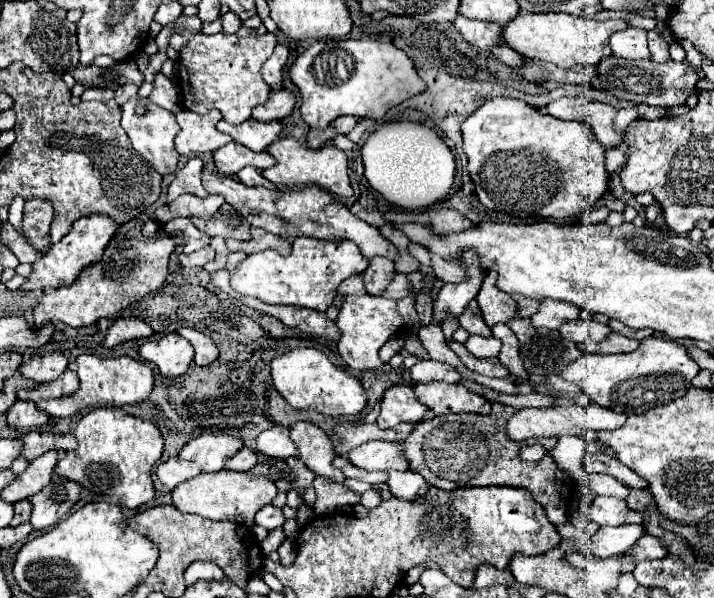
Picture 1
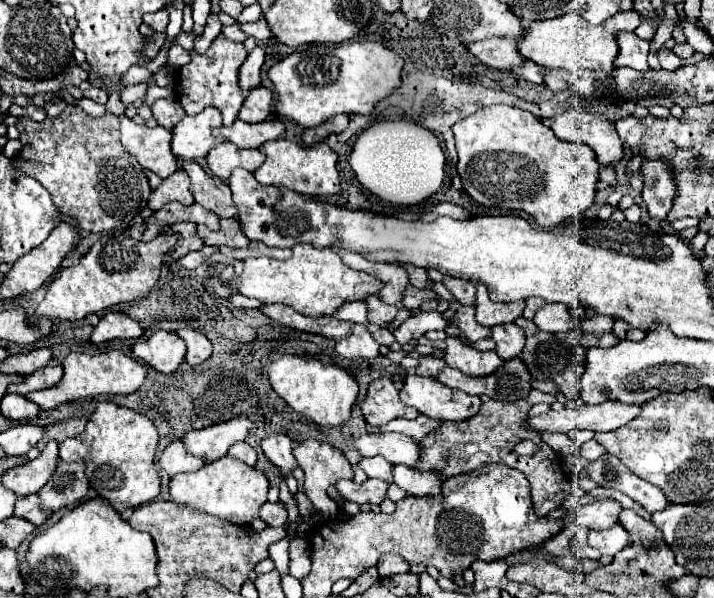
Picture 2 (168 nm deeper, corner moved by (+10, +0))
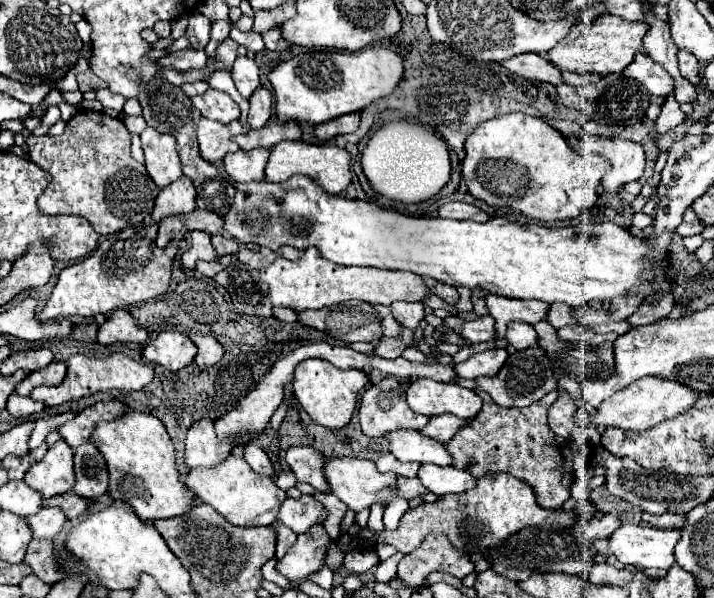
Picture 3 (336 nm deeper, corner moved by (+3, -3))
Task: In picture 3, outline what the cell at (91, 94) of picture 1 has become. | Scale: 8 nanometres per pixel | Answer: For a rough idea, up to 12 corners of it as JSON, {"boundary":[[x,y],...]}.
{"boundary":[[99,89],[99,99],[107,109],[121,111],[125,97]]}

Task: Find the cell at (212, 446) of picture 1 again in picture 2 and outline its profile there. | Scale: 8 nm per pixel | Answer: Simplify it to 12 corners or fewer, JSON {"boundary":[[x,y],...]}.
{"boundary":[[234,418],[188,432],[190,454],[214,462],[244,442],[252,422]]}

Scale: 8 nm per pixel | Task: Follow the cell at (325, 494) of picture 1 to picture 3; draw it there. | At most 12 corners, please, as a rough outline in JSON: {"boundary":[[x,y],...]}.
{"boundary":[[397,479],[397,495],[393,497],[423,497],[427,489],[421,485],[421,481]]}

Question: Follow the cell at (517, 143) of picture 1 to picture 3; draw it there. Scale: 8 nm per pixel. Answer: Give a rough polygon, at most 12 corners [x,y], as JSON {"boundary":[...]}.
{"boundary":[[525,113],[479,123],[461,175],[475,199],[573,219],[609,167]]}

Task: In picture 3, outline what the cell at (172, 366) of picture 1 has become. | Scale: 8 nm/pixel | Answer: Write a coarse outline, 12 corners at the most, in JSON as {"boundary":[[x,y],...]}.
{"boundary":[[177,331],[159,333],[143,349],[143,361],[169,371],[197,355],[195,343]]}

